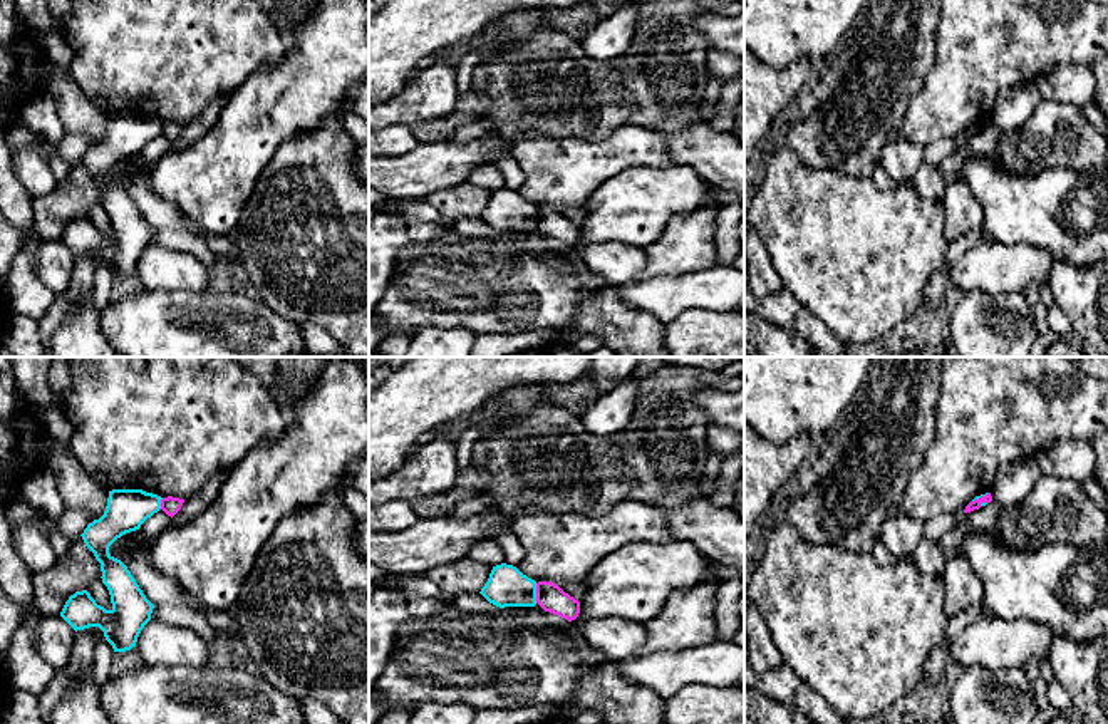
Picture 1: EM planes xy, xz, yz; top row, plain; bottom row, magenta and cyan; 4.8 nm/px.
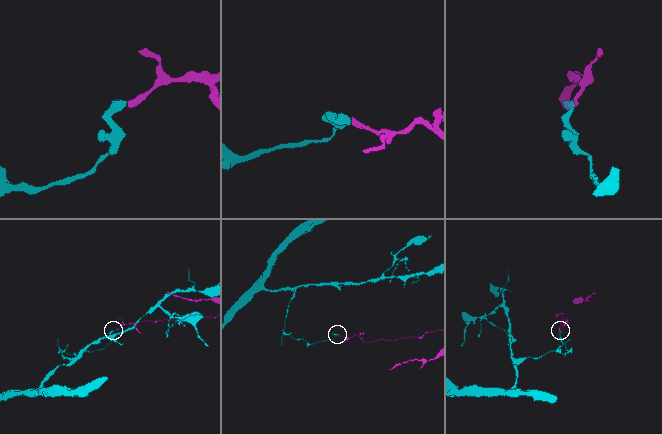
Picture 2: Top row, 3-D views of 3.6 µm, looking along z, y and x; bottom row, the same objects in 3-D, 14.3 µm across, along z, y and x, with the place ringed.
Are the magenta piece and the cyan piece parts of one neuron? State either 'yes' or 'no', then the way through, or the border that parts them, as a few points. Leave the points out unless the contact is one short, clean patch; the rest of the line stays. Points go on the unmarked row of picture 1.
no; border xz (535, 208), (537, 227)

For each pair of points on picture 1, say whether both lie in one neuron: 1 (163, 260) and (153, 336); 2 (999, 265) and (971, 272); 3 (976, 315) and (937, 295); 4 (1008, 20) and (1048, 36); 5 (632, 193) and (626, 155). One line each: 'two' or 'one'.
1: two
2: one
3: two
4: one
5: two

